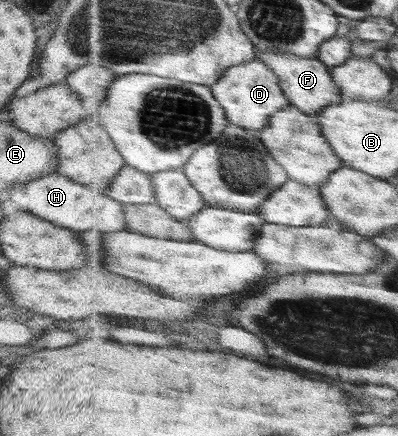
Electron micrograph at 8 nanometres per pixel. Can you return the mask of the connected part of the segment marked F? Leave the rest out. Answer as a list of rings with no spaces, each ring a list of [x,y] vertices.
[[[258,49],[258,59],[262,59],[280,76],[280,86],[287,93],[292,105],[301,108],[304,112],[317,115],[327,106],[340,104],[346,100],[343,97],[342,87],[333,80],[332,67],[316,58],[306,58],[290,53],[277,53]]]

